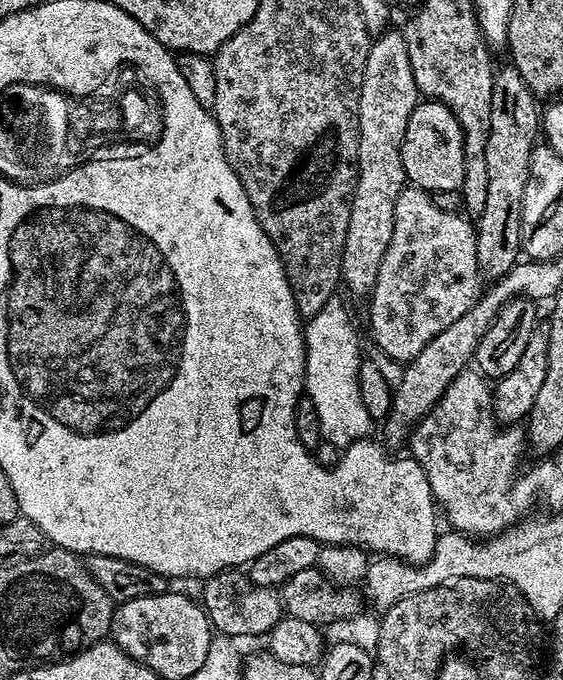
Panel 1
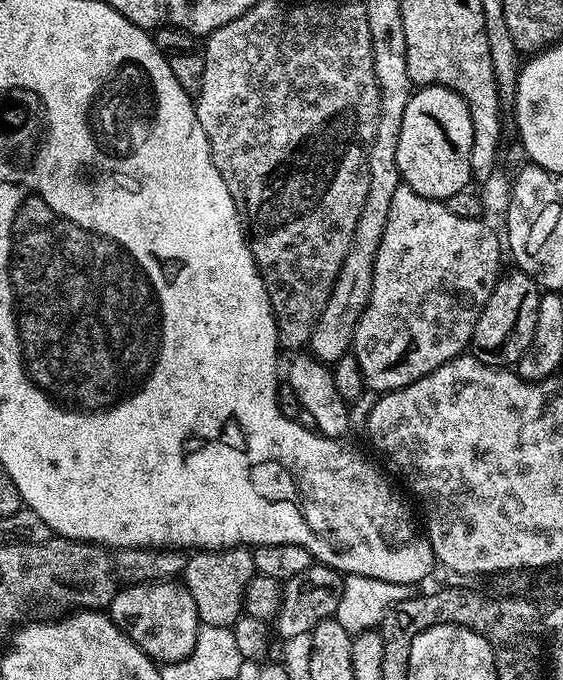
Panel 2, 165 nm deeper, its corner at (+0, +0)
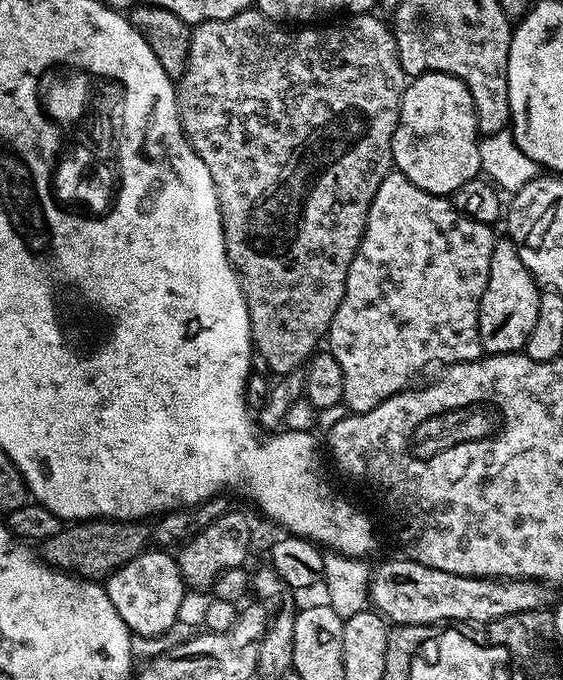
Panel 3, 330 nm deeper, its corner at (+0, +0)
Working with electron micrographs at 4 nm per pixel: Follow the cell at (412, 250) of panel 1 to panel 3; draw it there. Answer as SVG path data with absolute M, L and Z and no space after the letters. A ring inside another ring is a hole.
M395 170L382 178L382 186L378 186L378 194L374 194L374 202L368 211L368 221L364 227L364 237L360 239L360 250L357 252L354 262L350 262L350 270L346 278L346 290L338 310L328 327L326 337L327 351L342 366L342 386L344 387L343 403L348 404L347 411L355 414L374 410L386 398L396 395L397 392L405 391L409 387L408 379L415 372L423 370L427 364L440 364L439 366L451 366L464 364L468 360L478 360L482 355L480 335L478 334L478 314L482 294L486 290L486 282L490 278L490 254L494 254L494 246L497 237L492 236L493 229L482 222L474 222L466 218L452 205L451 199L443 196L435 196L410 182L401 172Z

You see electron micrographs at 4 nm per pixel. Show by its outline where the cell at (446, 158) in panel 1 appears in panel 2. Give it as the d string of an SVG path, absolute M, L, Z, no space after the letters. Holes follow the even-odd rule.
M429 84L413 91L406 114L402 114L402 134L398 134L398 170L401 181L431 200L447 202L450 194L473 183L470 150L474 130L468 104L454 90Z

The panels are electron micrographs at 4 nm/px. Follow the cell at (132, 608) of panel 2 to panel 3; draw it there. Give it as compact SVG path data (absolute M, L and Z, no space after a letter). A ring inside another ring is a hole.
M145 550L130 562L122 565L117 572L107 577L106 587L110 602L114 602L114 610L122 614L122 622L126 622L133 636L167 637L168 631L177 620L181 619L180 607L184 604L186 585L180 567L176 564L176 556L164 550Z

